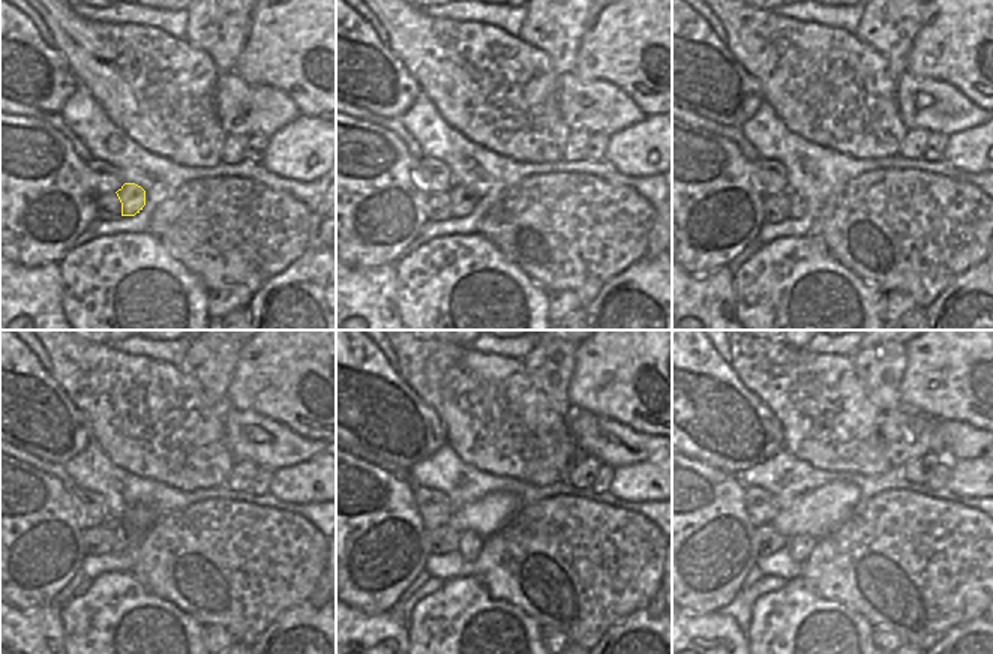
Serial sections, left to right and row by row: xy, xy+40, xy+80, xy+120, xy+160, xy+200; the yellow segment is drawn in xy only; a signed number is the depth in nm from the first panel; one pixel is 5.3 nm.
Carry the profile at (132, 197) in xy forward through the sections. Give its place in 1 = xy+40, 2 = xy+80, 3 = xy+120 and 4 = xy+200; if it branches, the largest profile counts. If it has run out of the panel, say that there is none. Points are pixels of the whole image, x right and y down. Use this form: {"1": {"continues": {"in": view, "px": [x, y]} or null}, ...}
{"1": {"continues": {"in": "xy+40", "px": [464, 200]}}, "2": {"continues": {"in": "xy+80", "px": [798, 206]}}, "3": {"continues": {"in": "xy+120", "px": [125, 540]}}, "4": {"continues": {"in": "xy+200", "px": [800, 548]}}}

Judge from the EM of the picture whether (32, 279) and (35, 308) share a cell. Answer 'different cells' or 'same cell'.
same cell

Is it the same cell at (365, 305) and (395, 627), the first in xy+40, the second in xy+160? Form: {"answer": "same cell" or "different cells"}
{"answer": "same cell"}

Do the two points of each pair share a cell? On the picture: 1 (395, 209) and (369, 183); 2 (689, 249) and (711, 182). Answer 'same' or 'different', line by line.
1: same
2: same

